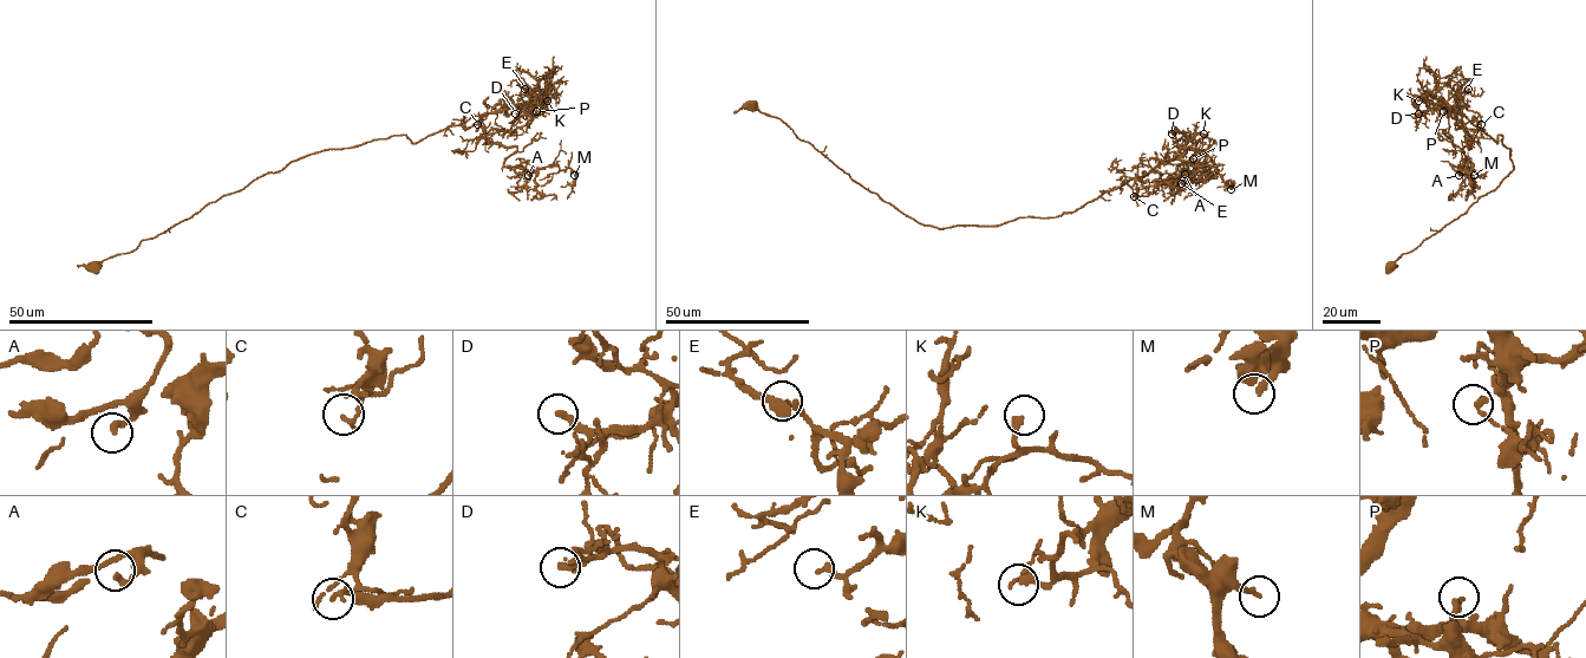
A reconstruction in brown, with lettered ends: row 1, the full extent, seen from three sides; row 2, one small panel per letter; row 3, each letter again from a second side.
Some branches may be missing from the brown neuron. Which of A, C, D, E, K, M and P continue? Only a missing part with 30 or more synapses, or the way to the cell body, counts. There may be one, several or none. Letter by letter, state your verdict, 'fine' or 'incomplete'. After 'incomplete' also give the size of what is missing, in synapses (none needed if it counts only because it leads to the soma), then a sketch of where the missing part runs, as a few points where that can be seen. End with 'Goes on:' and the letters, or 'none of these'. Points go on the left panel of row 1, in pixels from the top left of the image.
A: fine
C: fine
D: incomplete | 35 syn | (515, 113), (502, 115), (496, 111), (498, 109)
E: fine
K: fine
M: fine
P: fine
Goes on: D

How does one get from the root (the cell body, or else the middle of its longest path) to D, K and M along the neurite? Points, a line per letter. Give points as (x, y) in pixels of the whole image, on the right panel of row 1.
D: (1390, 267), (1463, 214), (1513, 169), (1511, 149), (1501, 135), (1498, 143), (1447, 108), (1418, 113)
K: (1390, 267), (1463, 214), (1513, 169), (1511, 149), (1501, 135), (1498, 143), (1460, 113), (1427, 98), (1418, 101)
M: (1390, 267), (1513, 169), (1502, 136), (1498, 143), (1462, 116), (1472, 169), (1451, 165), (1474, 175)

